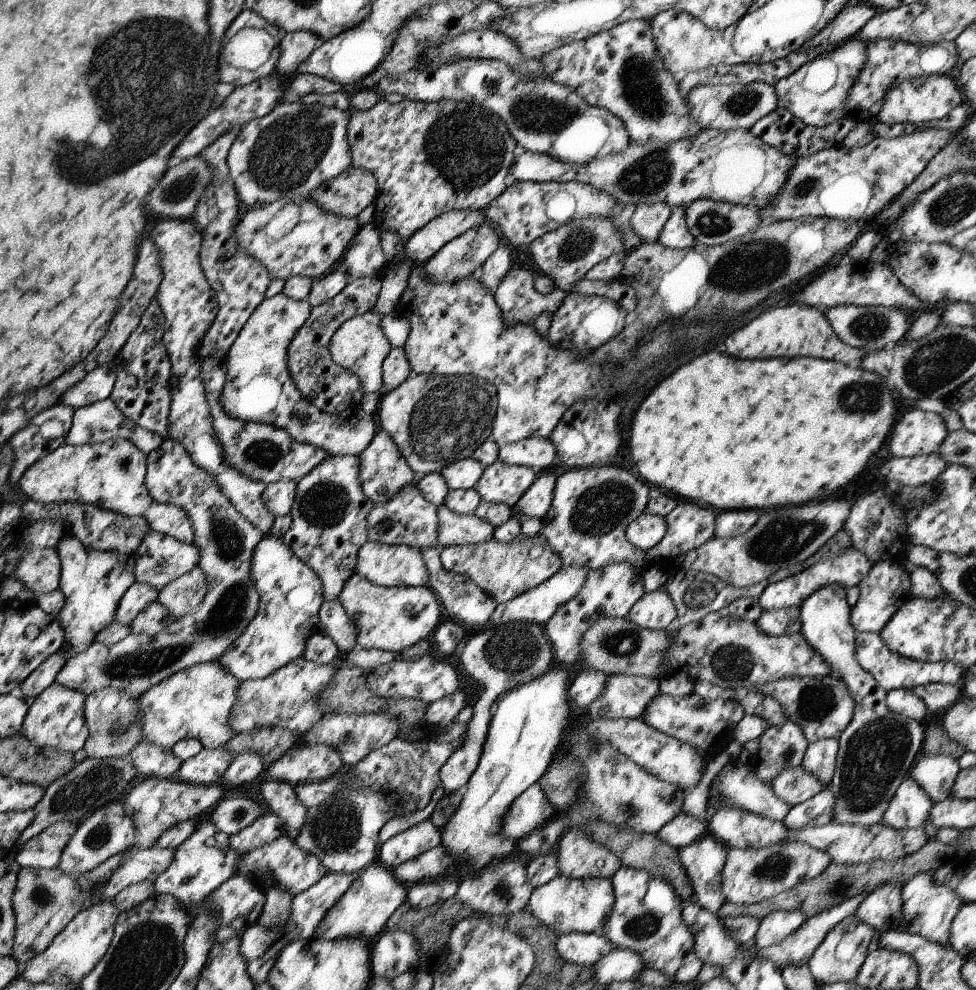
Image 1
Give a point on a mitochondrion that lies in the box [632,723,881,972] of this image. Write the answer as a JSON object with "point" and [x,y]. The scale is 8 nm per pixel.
{"point":[773,867]}

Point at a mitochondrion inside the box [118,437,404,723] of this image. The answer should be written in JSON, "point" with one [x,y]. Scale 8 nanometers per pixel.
{"point":[325,504]}

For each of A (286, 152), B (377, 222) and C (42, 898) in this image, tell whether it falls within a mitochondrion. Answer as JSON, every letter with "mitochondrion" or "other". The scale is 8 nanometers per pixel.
{"A":"mitochondrion","B":"other","C":"mitochondrion"}

